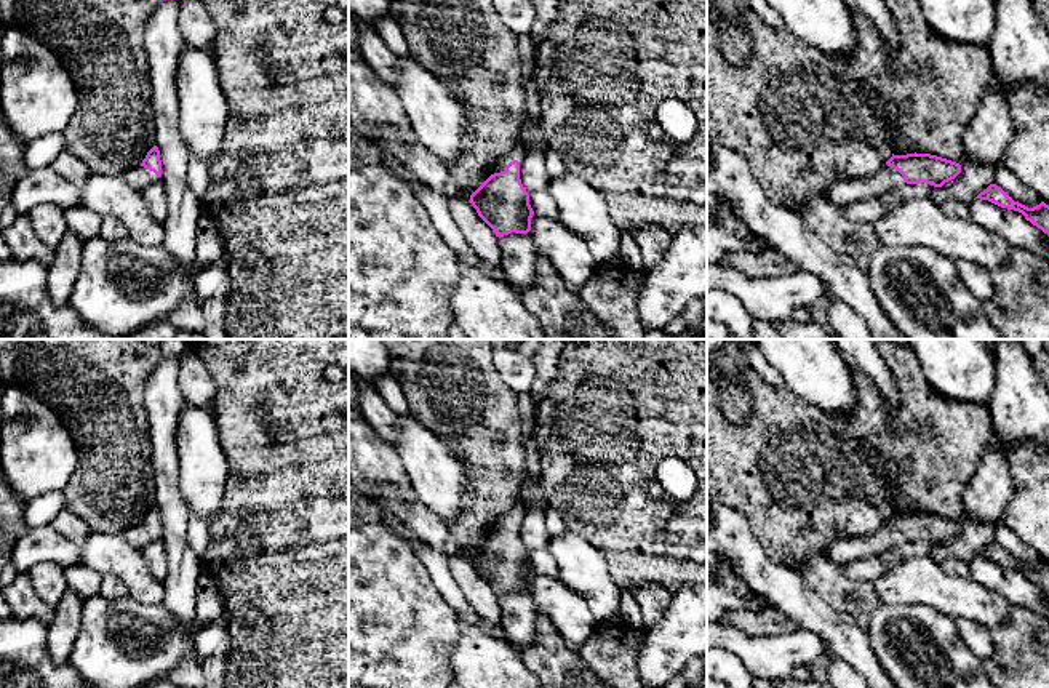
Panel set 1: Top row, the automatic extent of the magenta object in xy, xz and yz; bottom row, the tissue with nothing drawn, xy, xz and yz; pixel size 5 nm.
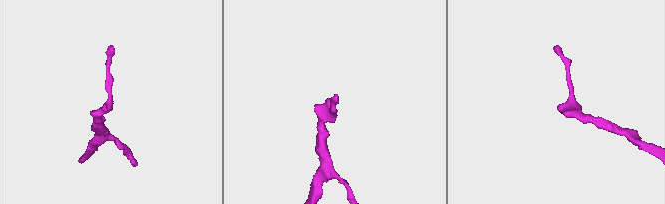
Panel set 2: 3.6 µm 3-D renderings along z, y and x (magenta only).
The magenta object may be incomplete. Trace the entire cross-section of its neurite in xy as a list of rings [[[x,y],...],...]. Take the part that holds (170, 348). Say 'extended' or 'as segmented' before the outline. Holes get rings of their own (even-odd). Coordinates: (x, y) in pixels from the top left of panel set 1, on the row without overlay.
as segmented; [[[165,339],[160,344],[162,357],[170,358],[170,357],[179,357],[185,352],[189,347],[187,339]]]

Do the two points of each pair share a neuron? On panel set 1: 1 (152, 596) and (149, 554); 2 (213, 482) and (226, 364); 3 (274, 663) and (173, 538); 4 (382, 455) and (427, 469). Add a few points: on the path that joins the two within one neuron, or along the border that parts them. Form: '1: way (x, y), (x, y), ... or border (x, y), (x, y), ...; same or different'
1: border (139, 551), (149, 572), (160, 581); different
2: border (210, 410), (227, 463), (227, 474); different
3: border (199, 559), (202, 572); different
4: border (392, 445), (416, 495); different

